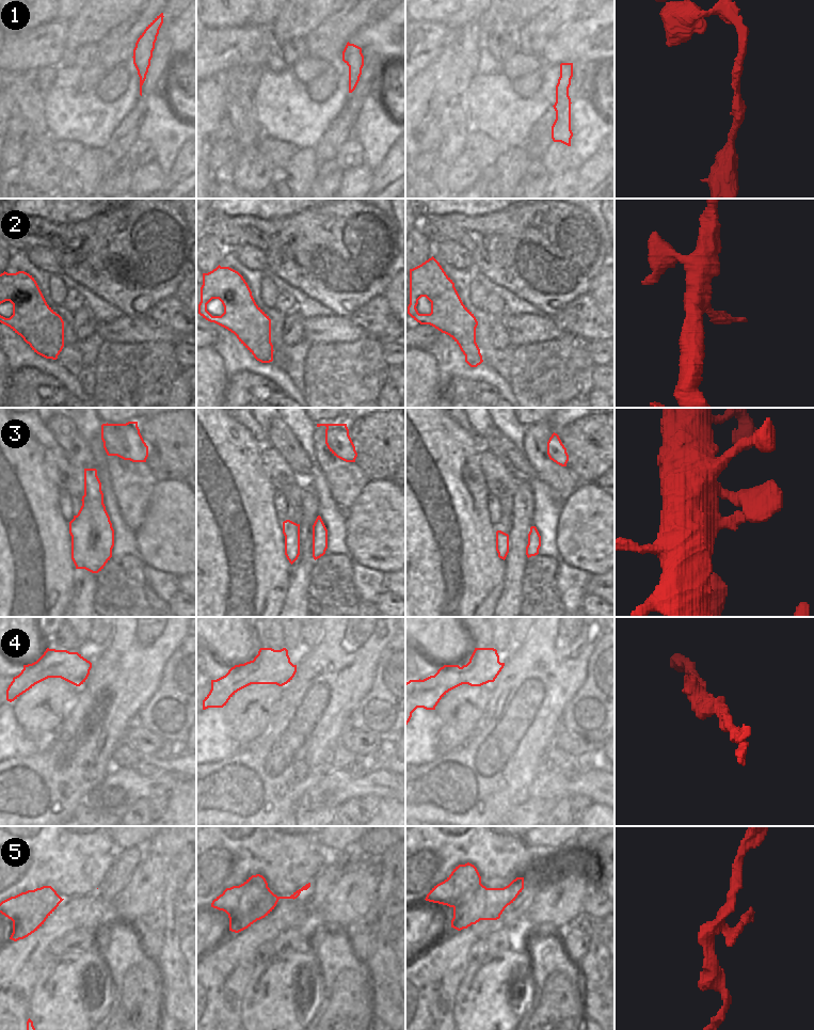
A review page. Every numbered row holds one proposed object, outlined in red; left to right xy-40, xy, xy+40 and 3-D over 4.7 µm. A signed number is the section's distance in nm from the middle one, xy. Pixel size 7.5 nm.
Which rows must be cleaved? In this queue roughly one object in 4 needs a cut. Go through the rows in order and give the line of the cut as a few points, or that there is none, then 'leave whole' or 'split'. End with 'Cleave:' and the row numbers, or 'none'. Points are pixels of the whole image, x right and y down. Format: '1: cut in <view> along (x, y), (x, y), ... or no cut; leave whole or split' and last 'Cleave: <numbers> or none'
1: no cut; leave whole
2: no cut; leave whole
3: no cut; leave whole
4: no cut; leave whole
5: cut in xy+40 along (481, 884), (473, 891), (469, 891), (453, 907); split
Cleave: 5

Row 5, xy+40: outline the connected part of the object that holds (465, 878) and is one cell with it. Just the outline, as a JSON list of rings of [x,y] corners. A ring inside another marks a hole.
[[[467,862],[459,865],[442,883],[434,886],[426,897],[426,901],[454,907],[469,892],[481,885],[481,876],[477,868]]]

